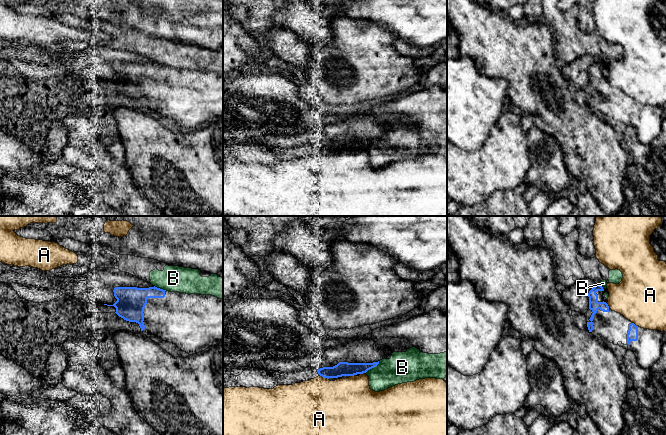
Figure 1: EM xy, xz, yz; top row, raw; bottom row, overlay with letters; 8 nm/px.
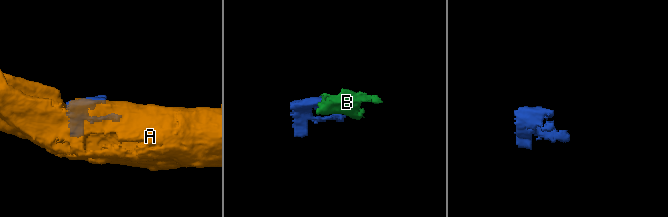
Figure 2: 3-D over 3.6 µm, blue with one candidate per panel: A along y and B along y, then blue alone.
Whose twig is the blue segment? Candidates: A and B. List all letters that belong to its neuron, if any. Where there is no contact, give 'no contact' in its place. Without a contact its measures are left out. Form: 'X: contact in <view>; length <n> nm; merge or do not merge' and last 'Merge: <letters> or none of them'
A: contact in xz; length 80 nm; do not merge
B: contact in xz; length 160 nm; do not merge
Merge: none of them

